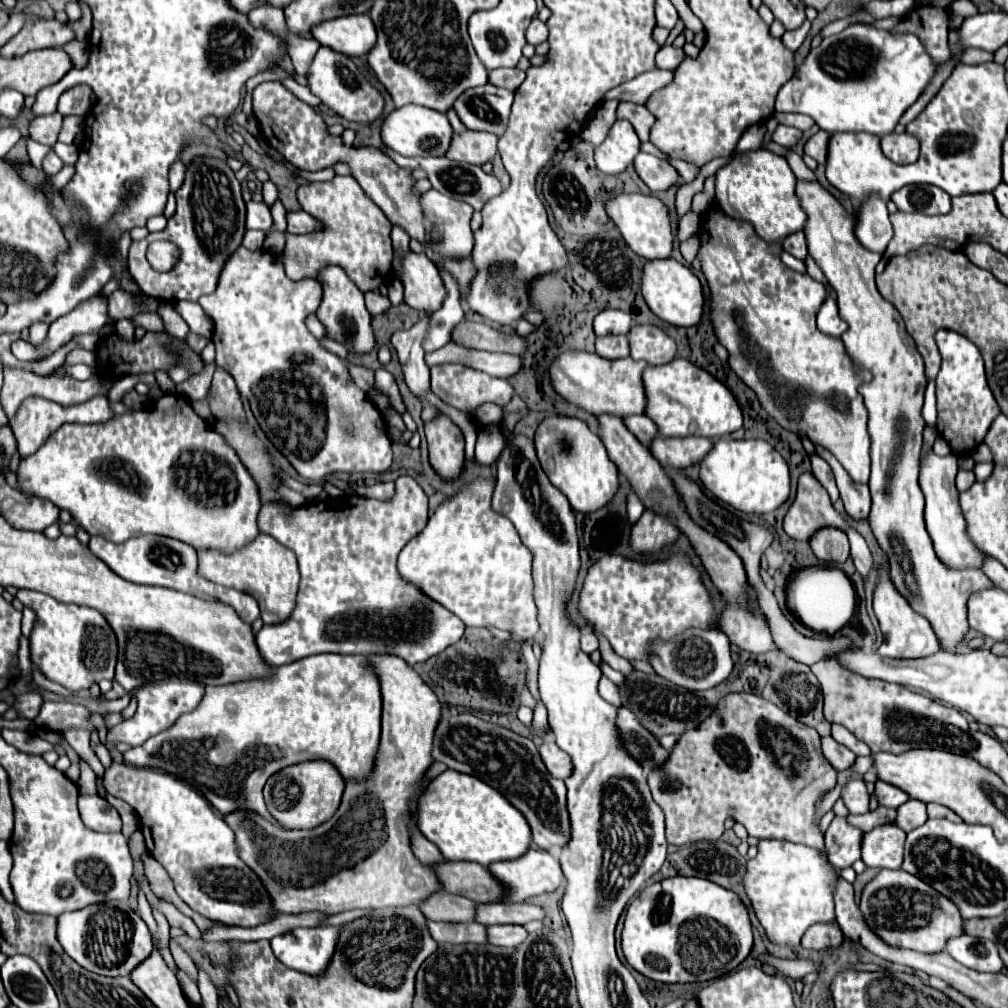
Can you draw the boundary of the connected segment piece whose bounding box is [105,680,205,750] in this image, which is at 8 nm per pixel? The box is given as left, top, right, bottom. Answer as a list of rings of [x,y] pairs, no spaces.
[[[167,680],[167,682],[157,682],[157,684],[151,684],[151,686],[137,688],[137,692],[135,692],[137,712],[135,712],[133,718],[123,720],[121,724],[113,726],[107,732],[107,740],[105,740],[107,750],[115,750],[117,742],[127,742],[131,746],[143,744],[145,740],[159,734],[161,730],[171,728],[181,714],[195,710],[203,696],[205,696],[205,686],[199,684],[199,682],[191,682],[191,680]]]

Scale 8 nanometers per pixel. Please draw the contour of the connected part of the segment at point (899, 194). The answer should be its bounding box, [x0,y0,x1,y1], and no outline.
[891,184,951,214]

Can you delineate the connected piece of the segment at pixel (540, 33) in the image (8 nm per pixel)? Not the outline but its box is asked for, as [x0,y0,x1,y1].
[525,18,547,46]

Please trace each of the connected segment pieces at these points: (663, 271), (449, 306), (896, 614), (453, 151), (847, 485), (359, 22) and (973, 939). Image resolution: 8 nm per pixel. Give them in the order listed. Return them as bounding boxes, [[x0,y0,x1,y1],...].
[[641,258,703,326],[423,270,465,352],[873,566,941,658],[445,132,497,164],[817,446,871,520],[311,14,375,56],[945,934,1003,972]]

